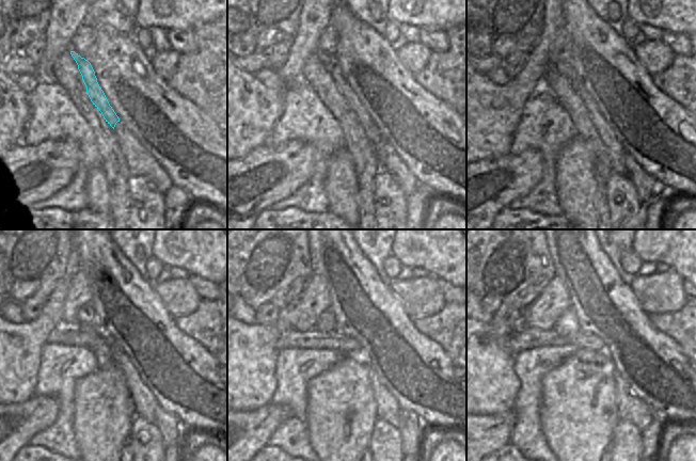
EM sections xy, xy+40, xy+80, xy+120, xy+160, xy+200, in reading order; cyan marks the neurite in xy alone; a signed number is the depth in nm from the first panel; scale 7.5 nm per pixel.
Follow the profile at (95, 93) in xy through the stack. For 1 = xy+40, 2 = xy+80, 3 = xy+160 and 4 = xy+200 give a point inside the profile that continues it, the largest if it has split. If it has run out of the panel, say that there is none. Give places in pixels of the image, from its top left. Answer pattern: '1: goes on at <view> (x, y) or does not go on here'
1: goes on at xy+40 (367, 128)
2: goes on at xy+80 (616, 153)
3: goes on at xy+160 (388, 409)
4: goes on at xy+200 (631, 408)

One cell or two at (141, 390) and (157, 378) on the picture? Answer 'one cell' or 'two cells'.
two cells

